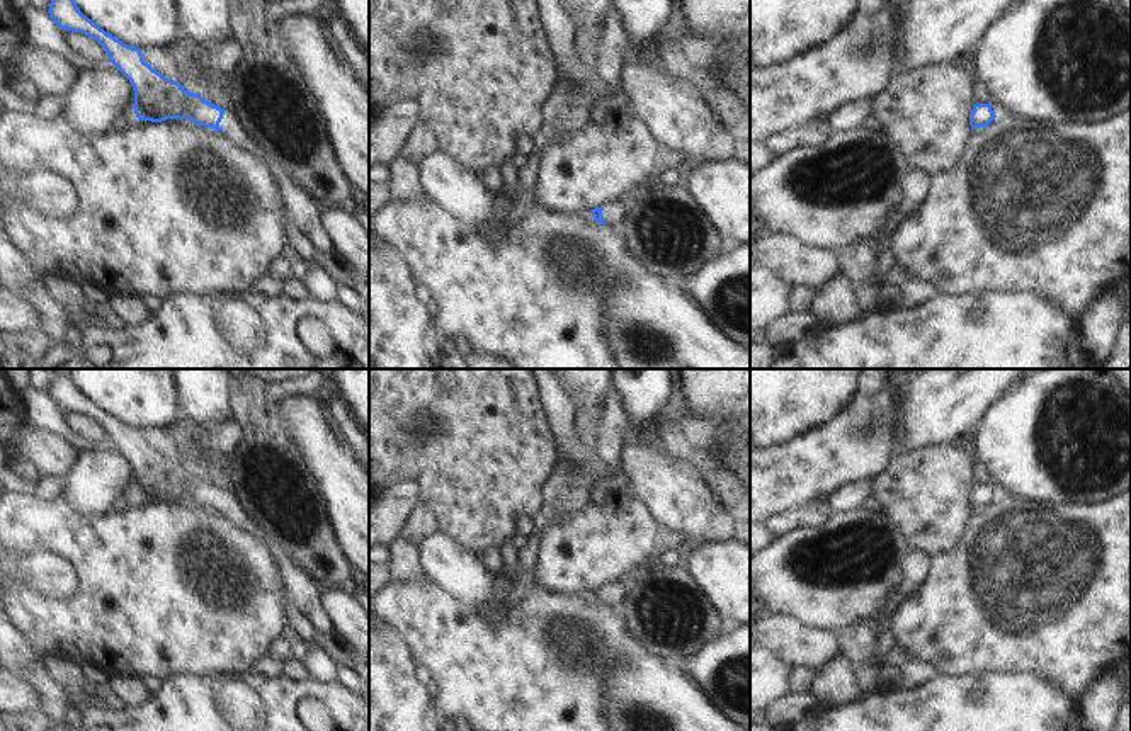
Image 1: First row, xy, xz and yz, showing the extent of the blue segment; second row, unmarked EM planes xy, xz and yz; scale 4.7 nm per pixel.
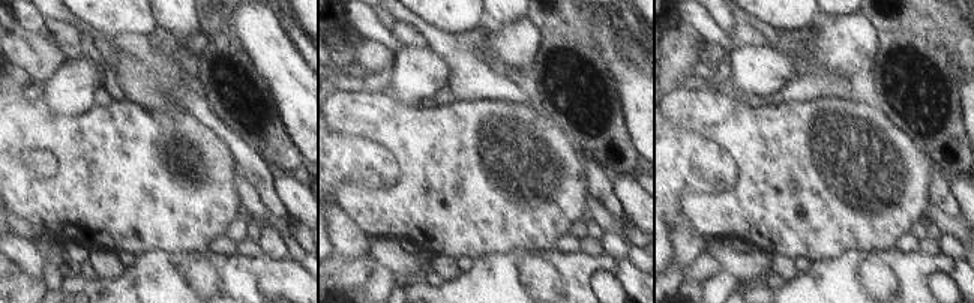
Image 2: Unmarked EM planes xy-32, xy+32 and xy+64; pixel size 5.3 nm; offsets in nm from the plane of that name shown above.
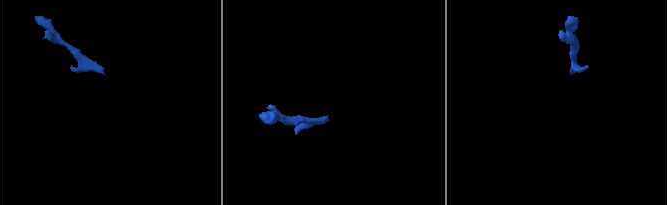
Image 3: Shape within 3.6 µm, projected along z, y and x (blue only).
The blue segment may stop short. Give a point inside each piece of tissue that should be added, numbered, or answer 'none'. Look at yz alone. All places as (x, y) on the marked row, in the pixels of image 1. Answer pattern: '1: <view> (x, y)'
none

